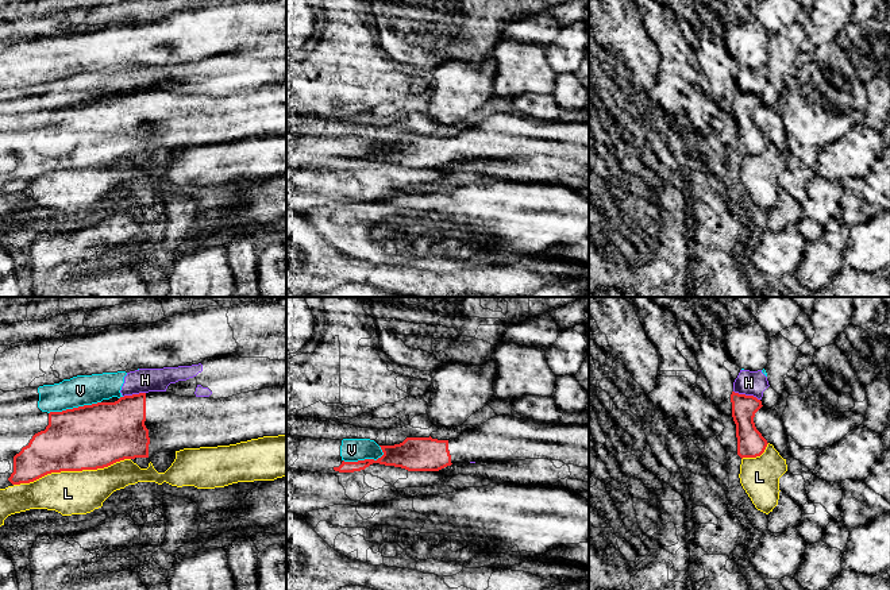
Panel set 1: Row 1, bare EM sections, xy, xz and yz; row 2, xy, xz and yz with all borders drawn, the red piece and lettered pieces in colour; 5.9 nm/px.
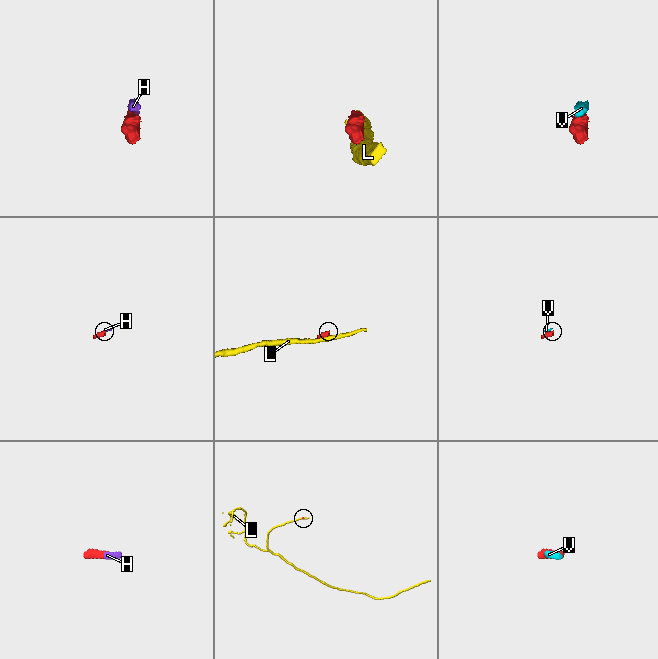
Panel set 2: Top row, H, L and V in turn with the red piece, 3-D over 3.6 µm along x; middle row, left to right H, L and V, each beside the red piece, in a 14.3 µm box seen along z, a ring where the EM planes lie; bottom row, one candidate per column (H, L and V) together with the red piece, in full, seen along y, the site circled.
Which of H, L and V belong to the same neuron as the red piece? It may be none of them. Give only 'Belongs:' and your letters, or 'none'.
Belongs: none

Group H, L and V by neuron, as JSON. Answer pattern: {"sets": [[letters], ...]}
{"sets": [["H", "V"], ["L"]]}

